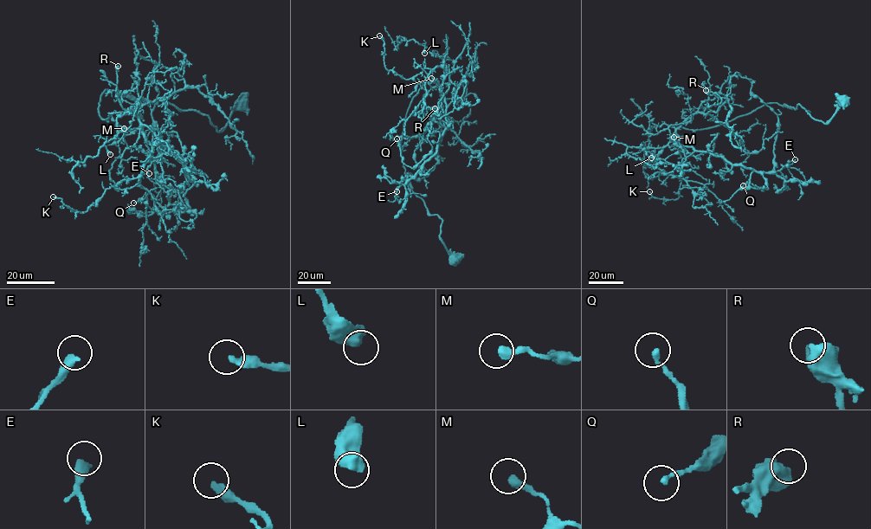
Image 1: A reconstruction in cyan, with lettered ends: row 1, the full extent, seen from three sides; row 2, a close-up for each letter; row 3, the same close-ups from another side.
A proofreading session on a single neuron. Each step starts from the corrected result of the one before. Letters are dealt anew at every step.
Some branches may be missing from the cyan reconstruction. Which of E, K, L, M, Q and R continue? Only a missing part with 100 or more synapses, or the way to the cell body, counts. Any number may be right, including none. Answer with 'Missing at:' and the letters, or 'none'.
Missing at: none

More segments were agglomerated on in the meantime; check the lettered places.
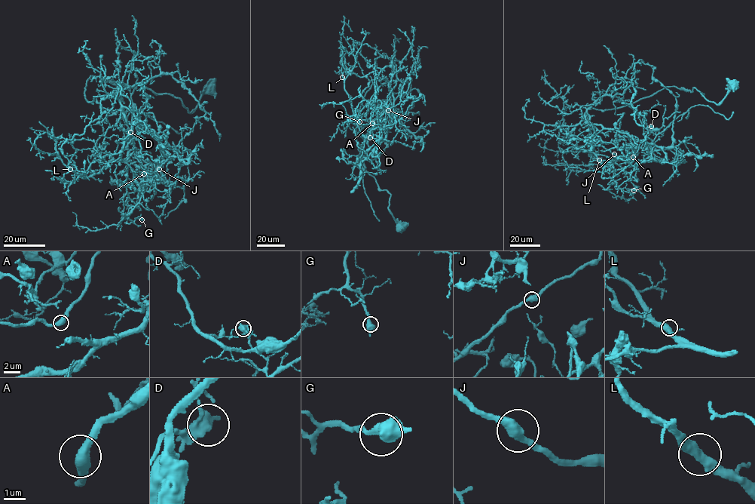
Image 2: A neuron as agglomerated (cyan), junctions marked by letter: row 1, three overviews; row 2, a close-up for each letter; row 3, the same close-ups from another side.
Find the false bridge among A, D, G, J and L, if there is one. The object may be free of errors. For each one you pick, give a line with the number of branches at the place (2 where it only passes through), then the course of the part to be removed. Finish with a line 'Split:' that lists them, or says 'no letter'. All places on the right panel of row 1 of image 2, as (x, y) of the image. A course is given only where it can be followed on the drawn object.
J: 2 branches meet; foreign part runs (614, 154), (631, 157), (643, 140), (652, 141), (607, 164), (588, 149), (549, 150), (544, 144), (551, 137)
Split: J

